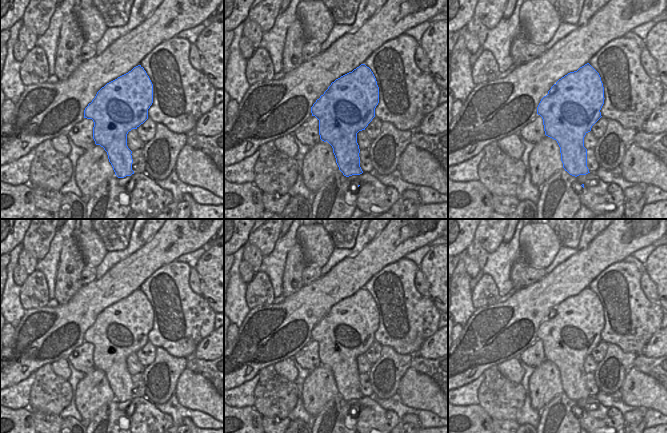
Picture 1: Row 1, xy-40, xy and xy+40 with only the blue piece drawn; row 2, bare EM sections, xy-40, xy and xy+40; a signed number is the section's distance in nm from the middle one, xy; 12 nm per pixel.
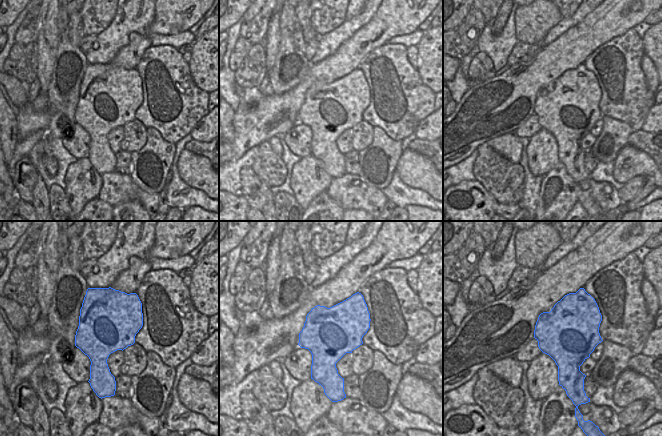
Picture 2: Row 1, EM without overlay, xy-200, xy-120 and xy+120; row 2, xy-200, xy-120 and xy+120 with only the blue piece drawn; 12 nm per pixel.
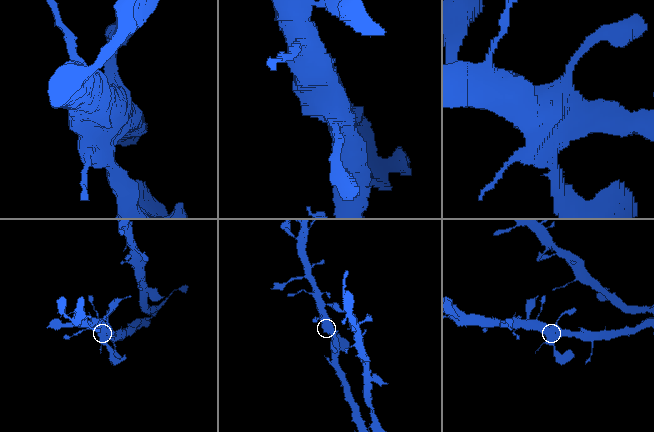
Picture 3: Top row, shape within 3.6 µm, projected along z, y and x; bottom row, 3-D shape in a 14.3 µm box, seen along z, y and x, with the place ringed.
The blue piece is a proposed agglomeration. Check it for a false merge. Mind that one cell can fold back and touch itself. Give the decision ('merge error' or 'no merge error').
merge error

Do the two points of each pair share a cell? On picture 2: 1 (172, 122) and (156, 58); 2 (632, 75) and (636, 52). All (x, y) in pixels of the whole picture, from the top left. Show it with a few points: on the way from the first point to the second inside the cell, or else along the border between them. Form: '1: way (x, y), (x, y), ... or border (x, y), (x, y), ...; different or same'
1: way (183, 106), (181, 83), (170, 72); same
2: way (632, 69), (632, 58); same

